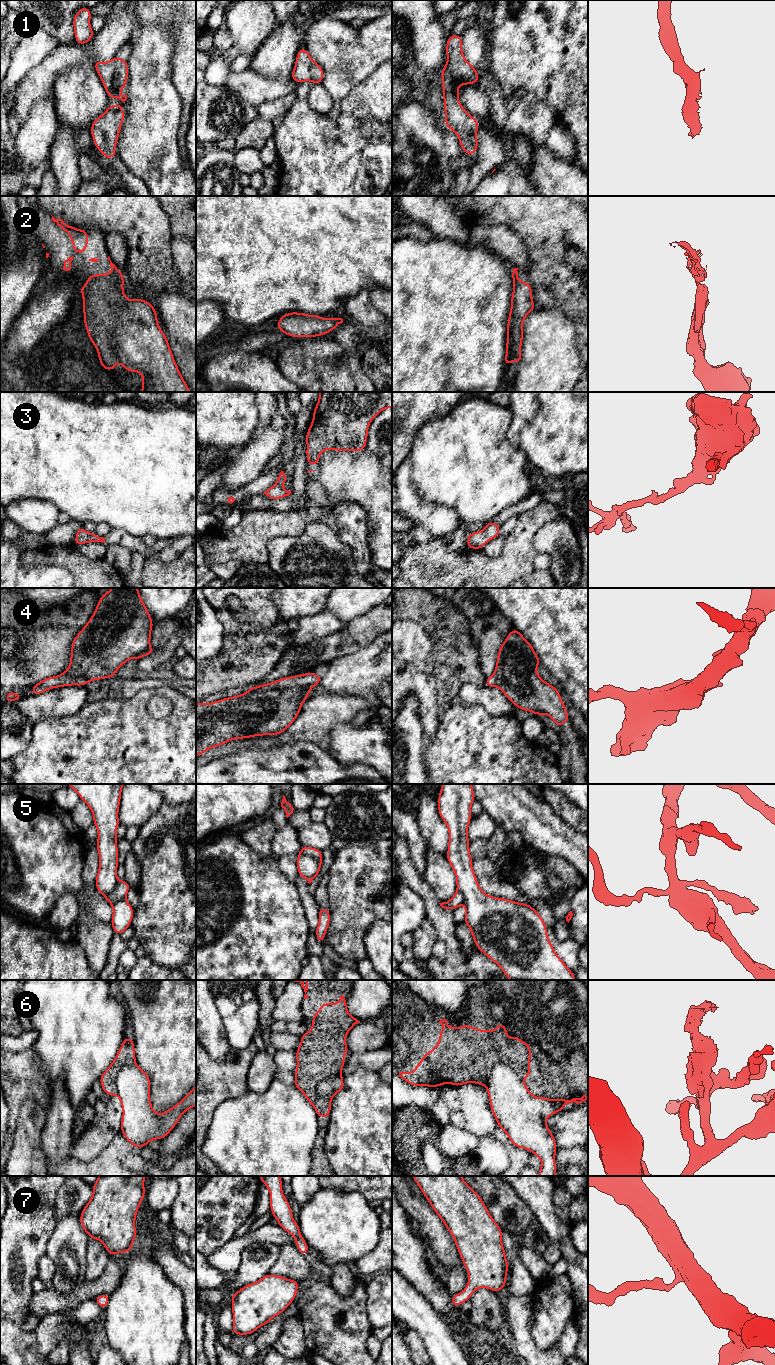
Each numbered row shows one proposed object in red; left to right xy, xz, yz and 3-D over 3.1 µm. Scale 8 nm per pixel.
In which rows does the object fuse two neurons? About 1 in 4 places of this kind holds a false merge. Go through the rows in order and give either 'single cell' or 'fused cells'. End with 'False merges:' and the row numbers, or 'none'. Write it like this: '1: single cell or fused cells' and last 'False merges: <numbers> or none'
1: single cell
2: single cell
3: single cell
4: single cell
5: fused cells
6: fused cells
7: single cell
False merges: 5, 6

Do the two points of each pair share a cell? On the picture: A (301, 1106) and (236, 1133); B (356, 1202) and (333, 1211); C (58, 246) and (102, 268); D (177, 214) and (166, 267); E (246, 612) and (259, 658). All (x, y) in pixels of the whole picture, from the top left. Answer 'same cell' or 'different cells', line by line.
A: same cell
B: same cell
C: same cell
D: different cells
E: different cells

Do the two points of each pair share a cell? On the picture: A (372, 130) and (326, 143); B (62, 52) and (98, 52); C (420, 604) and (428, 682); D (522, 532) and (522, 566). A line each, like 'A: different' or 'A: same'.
A: same
B: same
C: different
D: same

